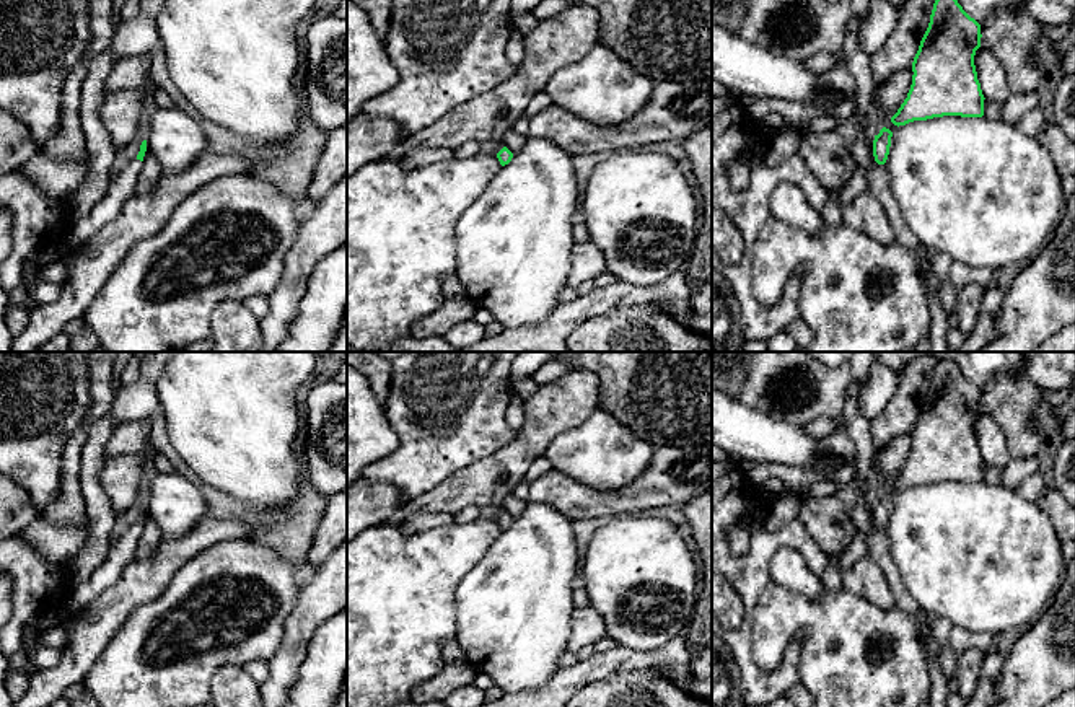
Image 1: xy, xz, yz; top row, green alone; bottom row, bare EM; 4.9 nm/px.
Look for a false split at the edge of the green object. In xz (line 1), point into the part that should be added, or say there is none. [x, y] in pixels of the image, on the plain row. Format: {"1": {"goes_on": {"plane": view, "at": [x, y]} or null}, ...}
{"1": {"goes_on": null}}

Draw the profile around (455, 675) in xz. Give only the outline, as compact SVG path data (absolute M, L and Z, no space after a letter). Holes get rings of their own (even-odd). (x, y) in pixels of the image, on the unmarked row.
M467 661L446 663L435 678L414 687L410 700L417 704L443 702L458 687L474 684L476 674Z

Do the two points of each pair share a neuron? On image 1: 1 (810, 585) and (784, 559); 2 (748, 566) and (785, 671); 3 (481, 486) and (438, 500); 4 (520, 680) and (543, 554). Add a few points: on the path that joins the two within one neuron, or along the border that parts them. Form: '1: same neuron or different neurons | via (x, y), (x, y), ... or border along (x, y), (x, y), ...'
1: same neuron | via (803, 579), (790, 566)
2: same neuron | via (748, 600), (745, 662), (751, 668)
3: same neuron | via (471, 487), (448, 497)
4: same neuron | via (520, 649), (520, 593), (523, 585)

